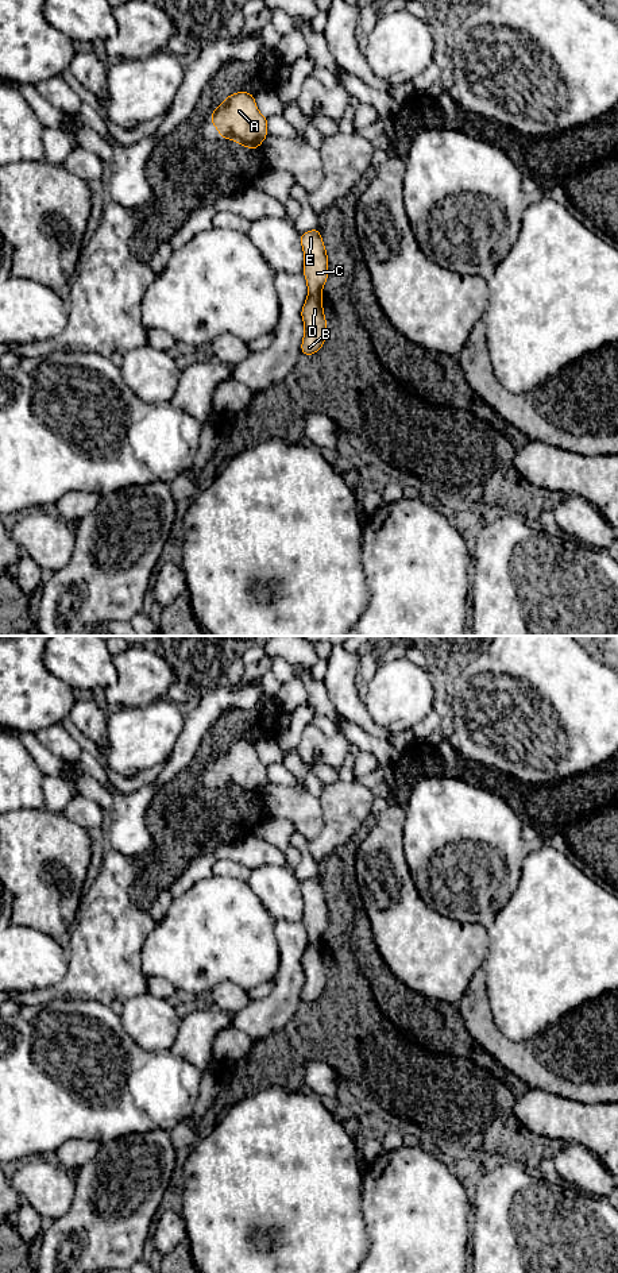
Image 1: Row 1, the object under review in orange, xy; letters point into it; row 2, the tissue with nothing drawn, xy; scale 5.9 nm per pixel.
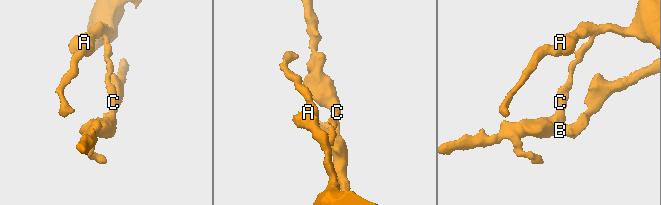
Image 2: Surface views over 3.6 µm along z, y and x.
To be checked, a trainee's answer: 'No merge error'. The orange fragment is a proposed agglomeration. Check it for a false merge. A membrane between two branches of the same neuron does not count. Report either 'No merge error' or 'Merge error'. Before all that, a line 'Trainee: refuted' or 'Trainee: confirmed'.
Trainee: refuted
Merge error

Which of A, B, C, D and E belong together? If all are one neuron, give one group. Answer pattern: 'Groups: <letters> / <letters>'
Groups: A C E / B D

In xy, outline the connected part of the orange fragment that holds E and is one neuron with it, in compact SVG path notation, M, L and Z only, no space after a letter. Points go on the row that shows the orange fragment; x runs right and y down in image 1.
M320 229L301 234L301 244L305 255L304 275L308 283L308 294L320 294L328 278L328 256Z

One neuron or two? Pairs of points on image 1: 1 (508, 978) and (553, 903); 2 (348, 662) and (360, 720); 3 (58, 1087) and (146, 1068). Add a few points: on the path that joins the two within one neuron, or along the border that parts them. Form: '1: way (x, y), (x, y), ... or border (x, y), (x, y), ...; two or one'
1: way (526, 959), (553, 932), (553, 922); one
2: way (347, 676), (347, 701), (350, 705); one
3: way (80, 1084), (124, 1084); one

